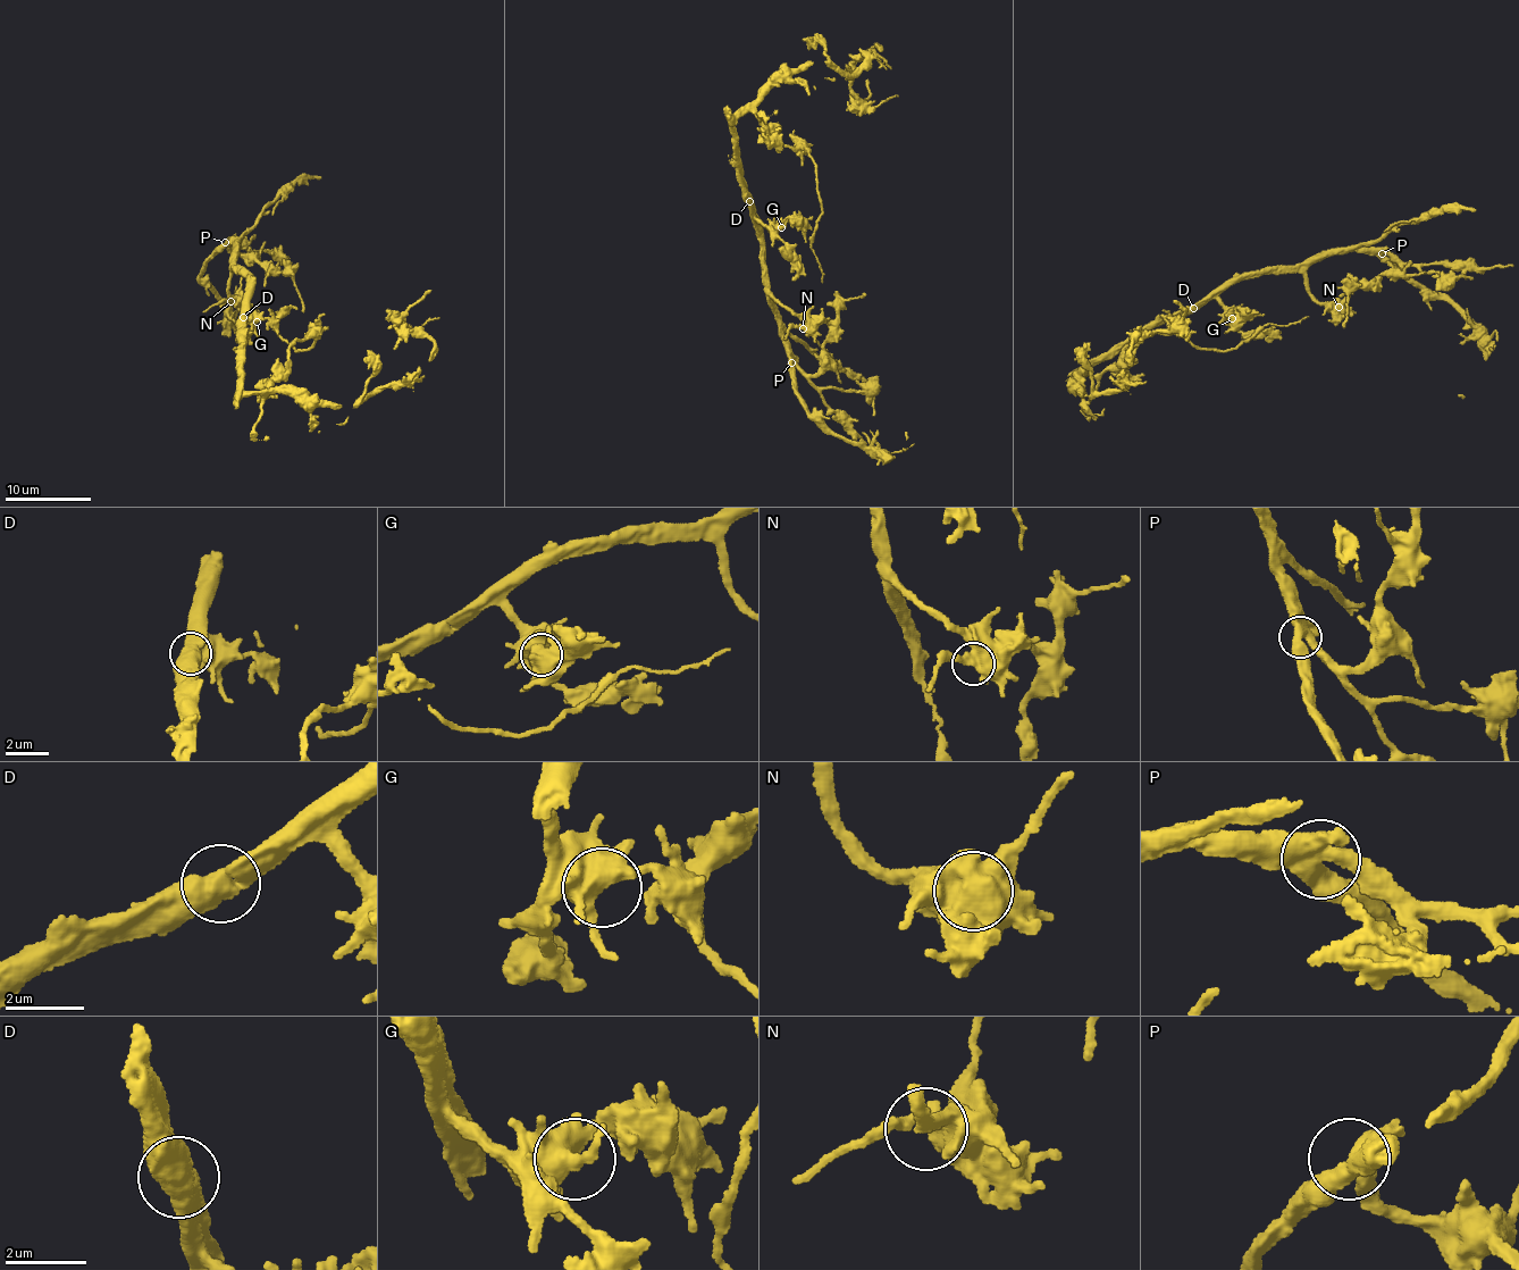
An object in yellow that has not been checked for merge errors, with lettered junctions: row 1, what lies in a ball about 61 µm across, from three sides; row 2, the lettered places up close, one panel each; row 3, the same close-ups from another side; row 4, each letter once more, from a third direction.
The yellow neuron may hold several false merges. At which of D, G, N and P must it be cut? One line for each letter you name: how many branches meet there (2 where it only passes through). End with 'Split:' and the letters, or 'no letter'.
Split: no letter

